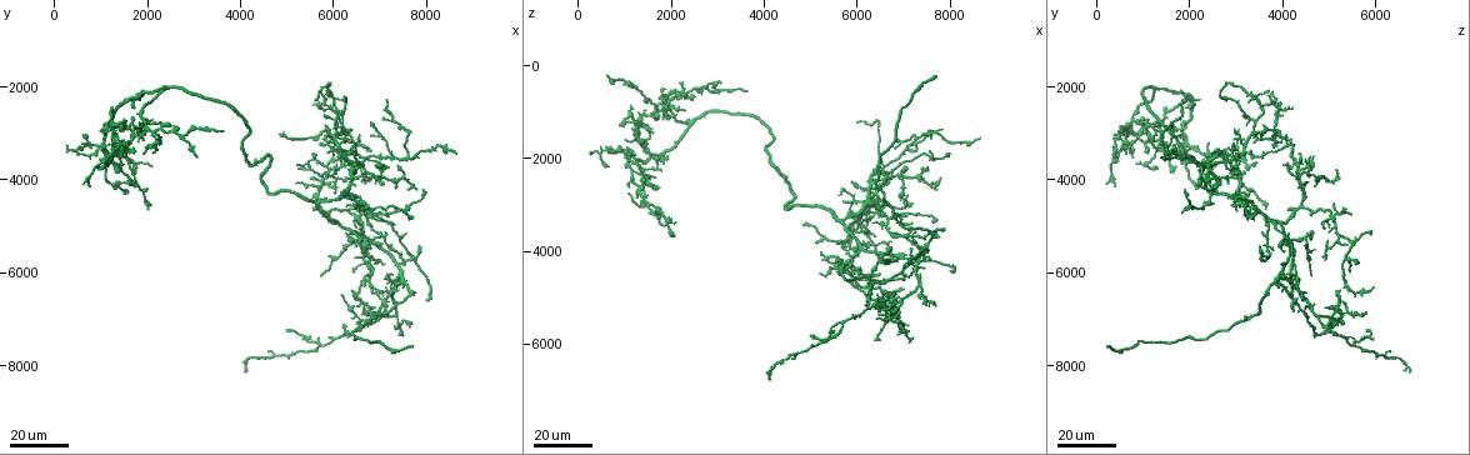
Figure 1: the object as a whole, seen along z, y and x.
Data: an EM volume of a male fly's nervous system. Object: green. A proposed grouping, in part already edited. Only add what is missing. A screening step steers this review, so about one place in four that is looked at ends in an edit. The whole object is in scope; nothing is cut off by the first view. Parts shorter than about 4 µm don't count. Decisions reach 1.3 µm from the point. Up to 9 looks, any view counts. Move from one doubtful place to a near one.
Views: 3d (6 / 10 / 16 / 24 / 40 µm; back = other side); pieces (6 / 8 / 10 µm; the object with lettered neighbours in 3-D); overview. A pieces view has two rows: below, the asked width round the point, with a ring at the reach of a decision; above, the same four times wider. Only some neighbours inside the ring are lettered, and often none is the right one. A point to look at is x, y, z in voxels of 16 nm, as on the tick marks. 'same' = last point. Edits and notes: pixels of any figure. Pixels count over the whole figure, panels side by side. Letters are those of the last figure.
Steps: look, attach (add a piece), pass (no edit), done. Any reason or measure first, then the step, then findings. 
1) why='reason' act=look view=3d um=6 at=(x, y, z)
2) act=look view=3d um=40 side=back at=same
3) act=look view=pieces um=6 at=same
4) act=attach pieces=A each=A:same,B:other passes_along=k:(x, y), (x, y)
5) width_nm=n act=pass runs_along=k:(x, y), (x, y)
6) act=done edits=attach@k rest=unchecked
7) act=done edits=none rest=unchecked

why='thin end' act=look view=3d um=16 at=(7100, 6100, 4000)

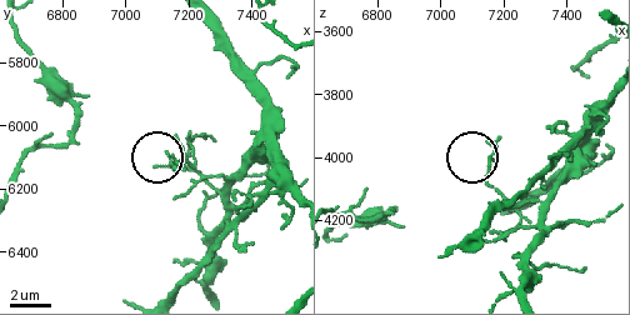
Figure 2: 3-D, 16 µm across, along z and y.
act=look view=pieces um=6 at=(7160, 6100, 3950)

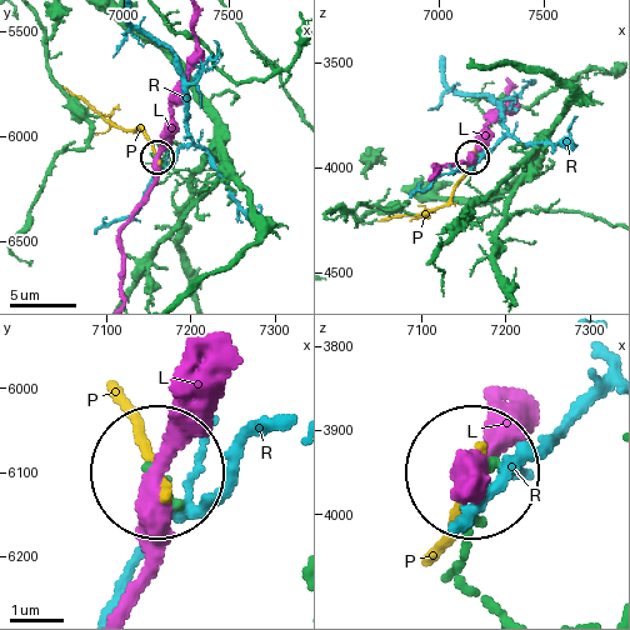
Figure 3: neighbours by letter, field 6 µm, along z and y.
act=pass each=L:other,P:other,R:other found='none of them fits'

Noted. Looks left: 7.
why='free end' act=look view=3d um=16 at=(7400, 3750, 2200)

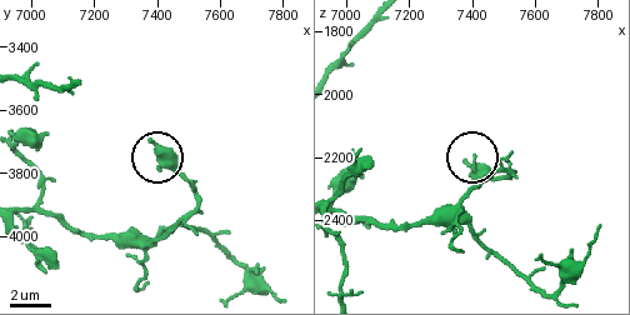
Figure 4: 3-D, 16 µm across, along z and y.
why='see the neighbours' act=look view=pieces um=10 at=(7390, 3700, 2210)

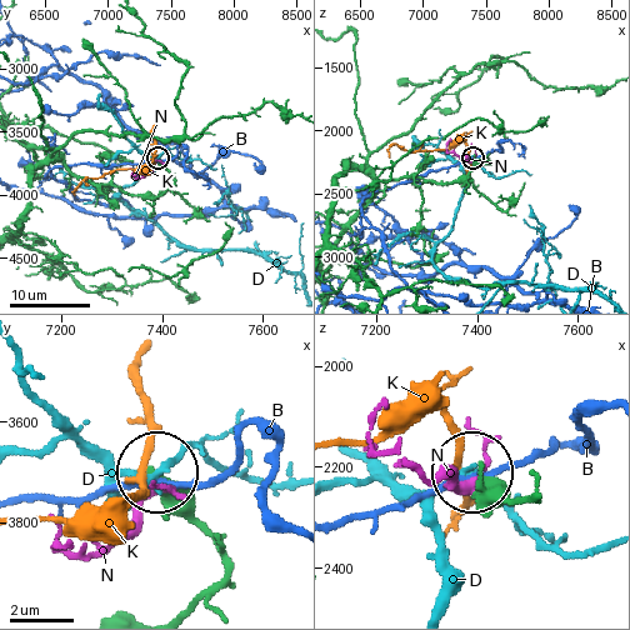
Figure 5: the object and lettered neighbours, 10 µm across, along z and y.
width_nm=220 act=pass each=B:other,D:other,K:other,N:other runs_along=5:(191, 606), (215, 585), (224, 560), (154, 475) found='none of them fits'

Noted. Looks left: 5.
why='end of a long branch' act=look view=3d um=16 at=(7700, 7650, 200)

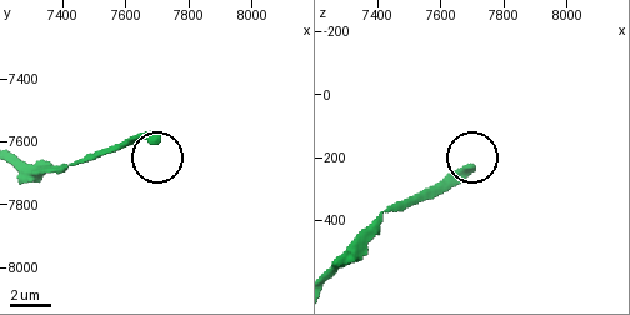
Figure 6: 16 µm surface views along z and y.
act=look view=pieces um=6 at=(7690, 7590, 230)

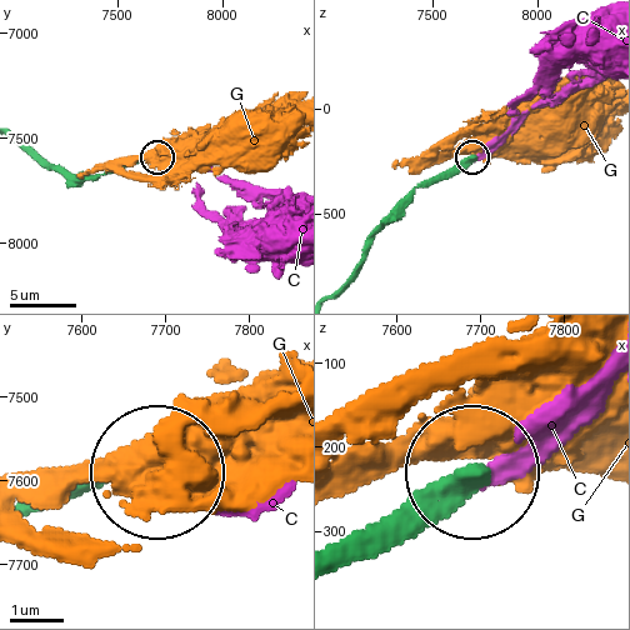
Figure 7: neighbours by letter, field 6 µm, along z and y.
act=pass each=C:other,G:other runs_along=7:(344, 561), (398, 534), (461, 471) found='no lettered piece goes on from it'

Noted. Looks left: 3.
why='an open end' act=look view=3d um=24 at=(1950, 3450, 650)

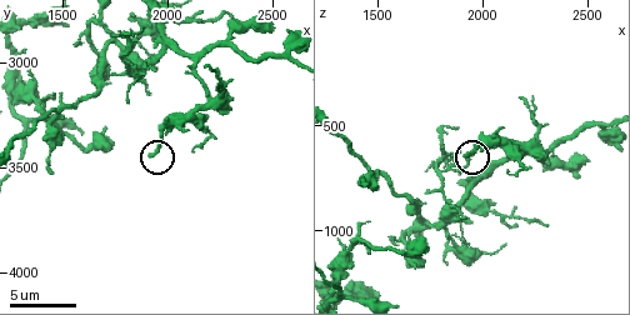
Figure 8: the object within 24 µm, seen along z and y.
why='see the neighbours' act=look view=pieces um=6 at=(1910, 3440, 630)

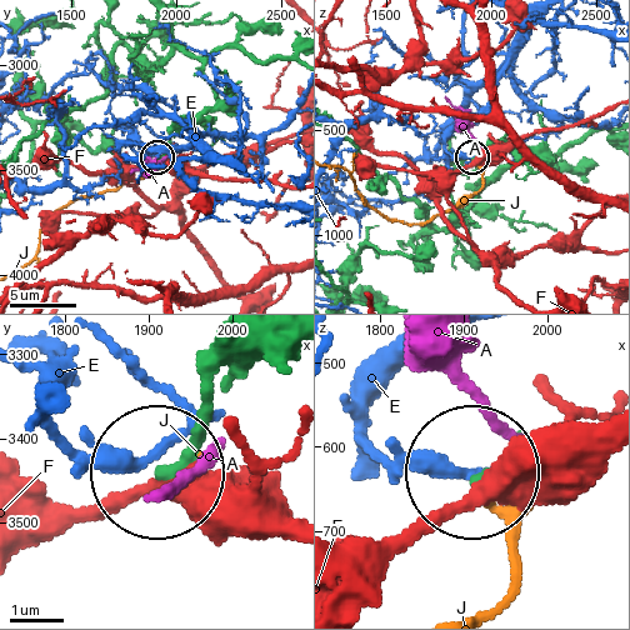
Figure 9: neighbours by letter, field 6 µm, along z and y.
act=pass each=A:other,E:other,F:other,J:other found='no lettered piece goes on from it'

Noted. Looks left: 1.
act=done edits=none rest=unchecked

